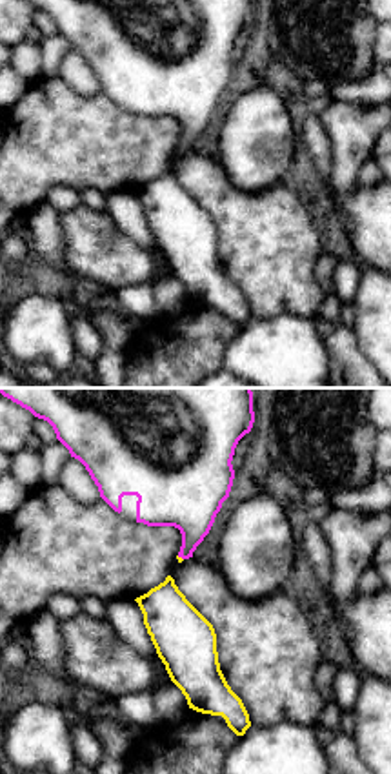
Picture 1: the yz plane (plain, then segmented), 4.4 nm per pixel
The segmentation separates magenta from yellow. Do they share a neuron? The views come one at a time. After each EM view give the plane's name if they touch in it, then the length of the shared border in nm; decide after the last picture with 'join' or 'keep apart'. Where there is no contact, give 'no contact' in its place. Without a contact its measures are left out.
yz | 40 nm

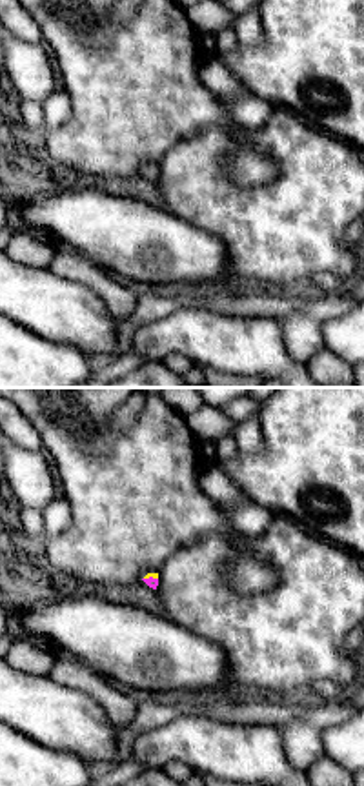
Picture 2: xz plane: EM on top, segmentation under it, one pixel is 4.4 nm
xz | 60 nm

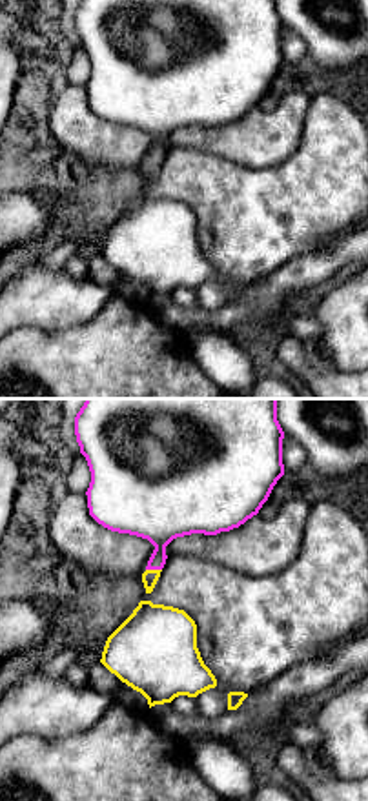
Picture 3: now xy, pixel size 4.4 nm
xy | 70 nm

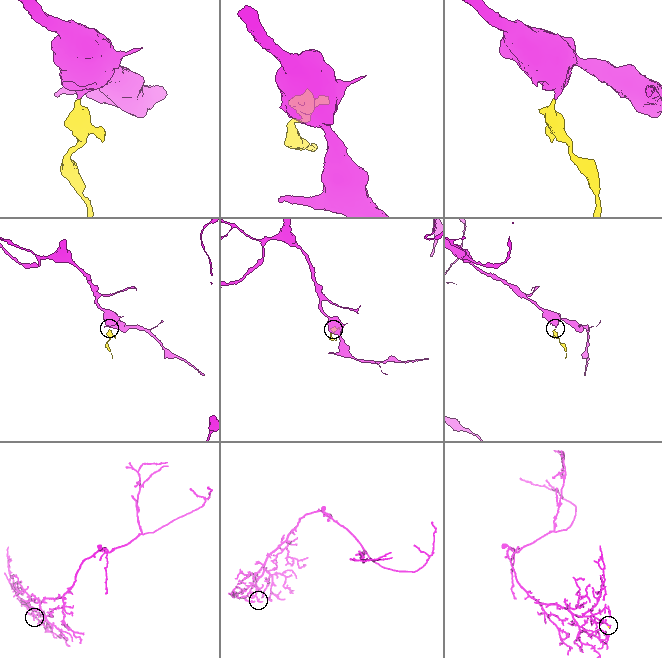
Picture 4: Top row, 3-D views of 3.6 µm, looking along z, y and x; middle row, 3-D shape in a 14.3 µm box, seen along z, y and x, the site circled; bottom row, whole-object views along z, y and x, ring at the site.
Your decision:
join

